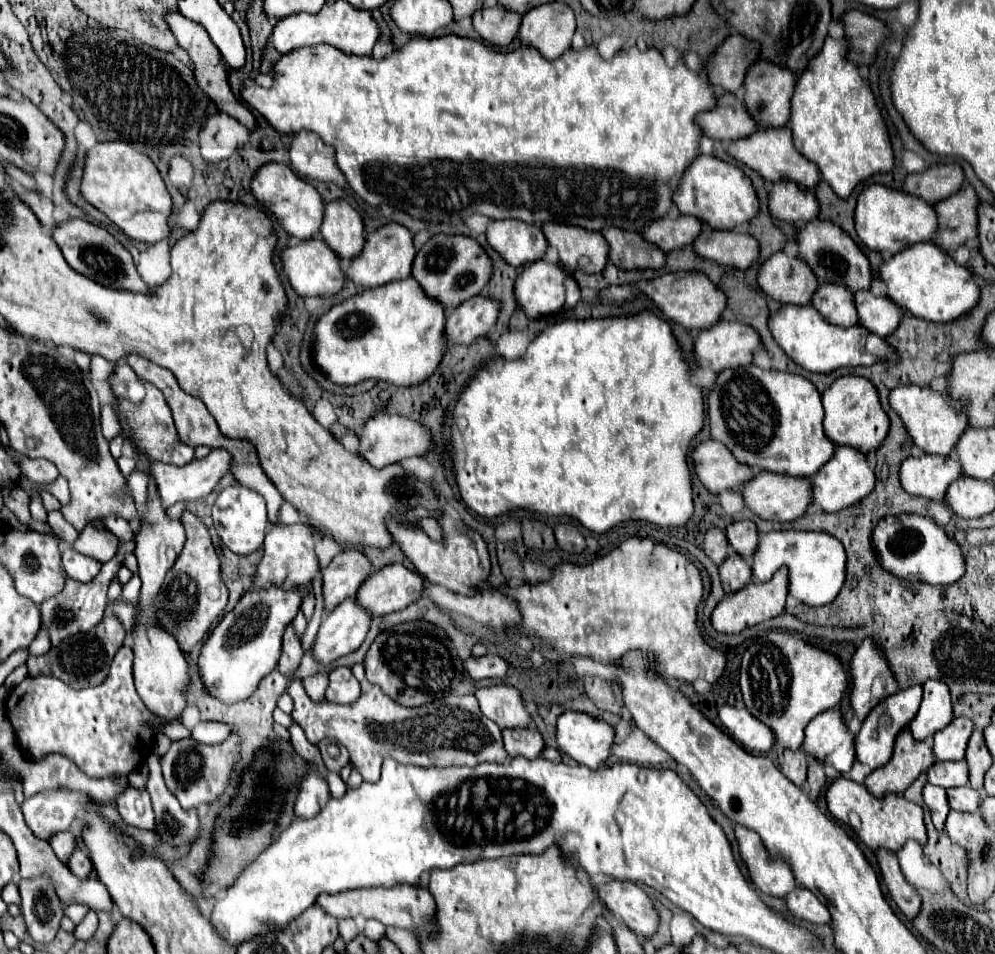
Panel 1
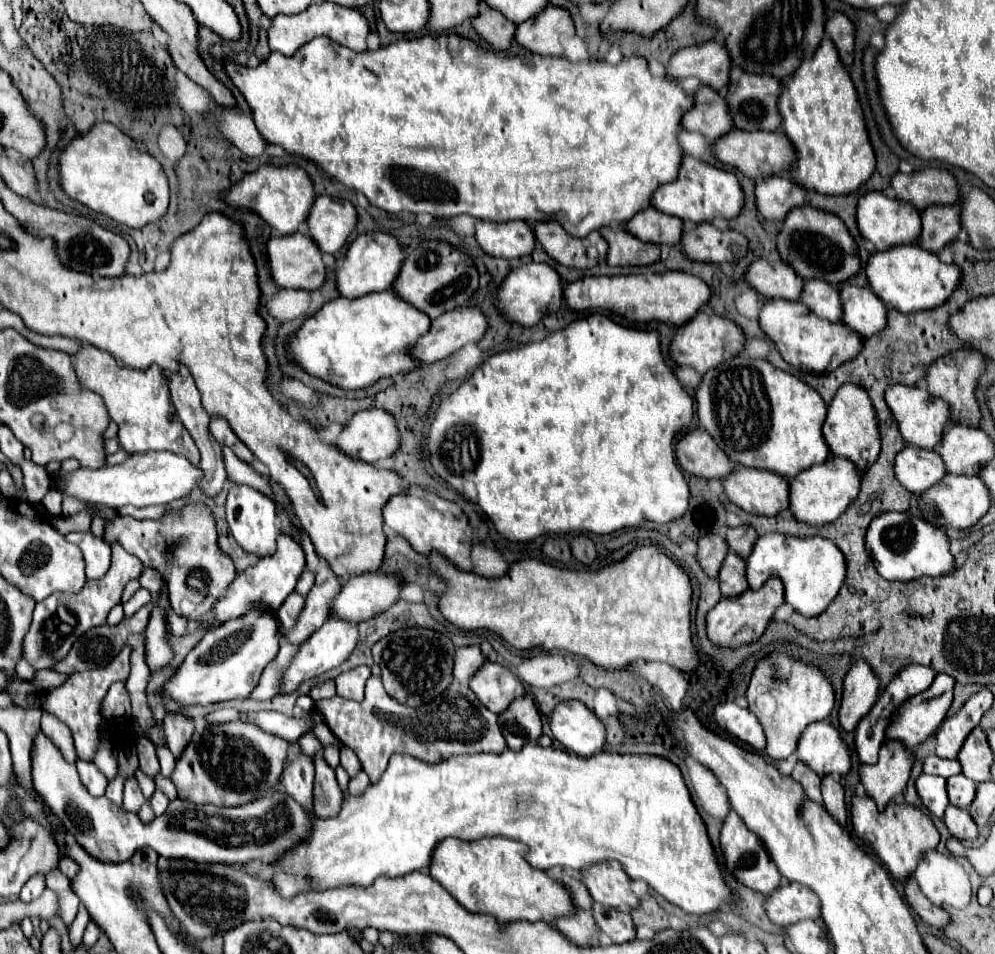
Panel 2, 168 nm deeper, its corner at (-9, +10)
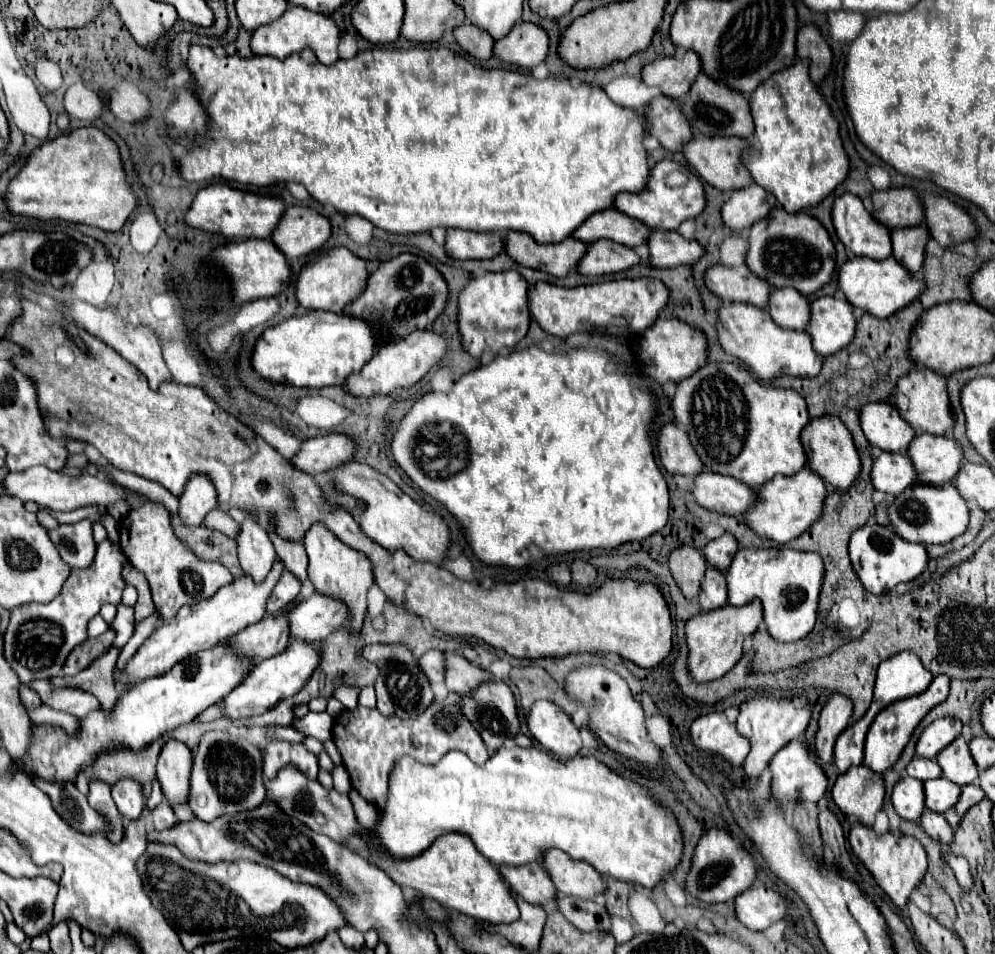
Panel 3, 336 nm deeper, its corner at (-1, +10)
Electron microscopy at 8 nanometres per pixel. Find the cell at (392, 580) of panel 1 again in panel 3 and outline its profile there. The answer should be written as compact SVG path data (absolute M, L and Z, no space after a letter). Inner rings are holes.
M314 593L310 599L300 601L288 617L292 639L322 641L348 623L348 605L344 607L340 601L330 601L322 593Z

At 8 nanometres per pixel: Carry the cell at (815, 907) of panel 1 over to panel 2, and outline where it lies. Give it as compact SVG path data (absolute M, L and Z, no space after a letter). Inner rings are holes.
M788 883L772 891L764 901L764 909L766 909L768 919L782 929L788 929L790 925L802 919L820 917L816 895L796 883Z

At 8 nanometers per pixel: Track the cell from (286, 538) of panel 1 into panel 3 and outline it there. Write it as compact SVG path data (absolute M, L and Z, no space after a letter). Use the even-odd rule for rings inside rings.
M276 559L272 573L268 573L268 577L264 581L254 583L252 577L244 575L244 577L234 579L232 583L220 587L216 591L216 595L212 595L196 605L182 607L174 619L164 621L142 643L142 647L136 651L136 655L128 661L120 683L142 681L142 679L166 673L172 665L180 663L188 655L196 655L202 649L210 649L214 643L228 639L228 637L232 637L232 633L240 633L240 629L246 629L248 625L254 625L256 621L260 621L266 613L266 601L268 601L274 585L278 583L282 571L284 571L284 565L280 559Z

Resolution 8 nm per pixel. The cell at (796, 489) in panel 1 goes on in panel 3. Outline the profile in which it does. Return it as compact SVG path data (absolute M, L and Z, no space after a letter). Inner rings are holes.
M702 471L692 489L698 505L734 517L744 515L744 509L752 503L752 491L754 489L740 485L734 477L724 477L712 471Z

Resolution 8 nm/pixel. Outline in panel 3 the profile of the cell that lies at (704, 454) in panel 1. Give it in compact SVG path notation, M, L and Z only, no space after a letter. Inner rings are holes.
M668 423L660 429L658 455L664 469L672 475L696 477L696 473L704 471L700 457L696 457L696 449L692 449L692 443L688 441L688 433L676 423Z

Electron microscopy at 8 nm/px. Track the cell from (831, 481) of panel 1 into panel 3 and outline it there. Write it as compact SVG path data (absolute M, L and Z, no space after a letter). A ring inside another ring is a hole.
M808 467L792 477L774 477L756 489L756 503L746 513L746 523L752 531L762 537L774 539L778 543L788 543L790 539L806 533L822 515L826 499L826 485L816 477L816 473L808 473Z

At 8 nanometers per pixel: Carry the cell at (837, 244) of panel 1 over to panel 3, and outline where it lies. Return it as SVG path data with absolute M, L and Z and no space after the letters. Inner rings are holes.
M774 207L772 213L754 223L750 229L750 249L746 257L748 269L772 287L794 287L804 295L812 295L830 283L836 269L836 247L826 227L808 213L788 213Z

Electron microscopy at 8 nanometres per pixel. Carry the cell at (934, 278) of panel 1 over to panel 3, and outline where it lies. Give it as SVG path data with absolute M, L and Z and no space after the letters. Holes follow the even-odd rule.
M892 255L884 261L852 257L842 265L842 269L838 273L838 287L854 307L866 309L874 317L884 319L884 317L890 317L892 313L900 311L904 305L910 305L922 291L924 281L920 281L912 273L908 273L908 269L904 269Z

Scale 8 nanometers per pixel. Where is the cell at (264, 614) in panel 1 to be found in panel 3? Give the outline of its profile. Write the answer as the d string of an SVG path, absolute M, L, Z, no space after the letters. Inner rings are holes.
M220 641L220 645L214 645L196 657L188 657L188 661L180 661L180 665L174 665L168 673L134 685L118 699L110 715L106 715L102 709L90 713L80 721L80 733L76 737L68 737L60 727L54 725L36 725L30 753L24 757L24 769L30 769L44 779L56 777L60 781L74 781L76 773L94 765L94 759L102 751L112 751L118 747L142 749L176 727L190 723L202 711L226 697L236 685L240 685L252 667L254 661L240 661L240 657L236 657L236 653L232 653L232 649Z

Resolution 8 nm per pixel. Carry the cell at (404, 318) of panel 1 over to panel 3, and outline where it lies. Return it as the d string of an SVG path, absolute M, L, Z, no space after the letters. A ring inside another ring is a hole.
M308 309L266 329L256 343L252 365L268 381L320 389L340 385L348 373L362 369L380 343L380 337L372 333L372 325L364 325L364 321L352 321L352 317L344 317L342 313Z

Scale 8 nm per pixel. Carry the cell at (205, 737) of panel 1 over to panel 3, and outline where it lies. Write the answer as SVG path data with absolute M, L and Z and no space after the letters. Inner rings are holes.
M310 711L306 717L294 719L290 727L296 729L298 733L302 733L306 737L314 737L318 741L326 741L332 737L332 717L328 713Z

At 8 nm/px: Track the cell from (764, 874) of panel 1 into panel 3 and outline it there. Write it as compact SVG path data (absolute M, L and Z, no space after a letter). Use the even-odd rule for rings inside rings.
M710 827L698 841L694 859L692 859L692 869L688 875L688 891L706 901L706 903L722 903L722 901L732 901L744 889L750 889L750 885L758 879L758 869L754 865L752 855L744 845L740 845L728 829L716 829Z

